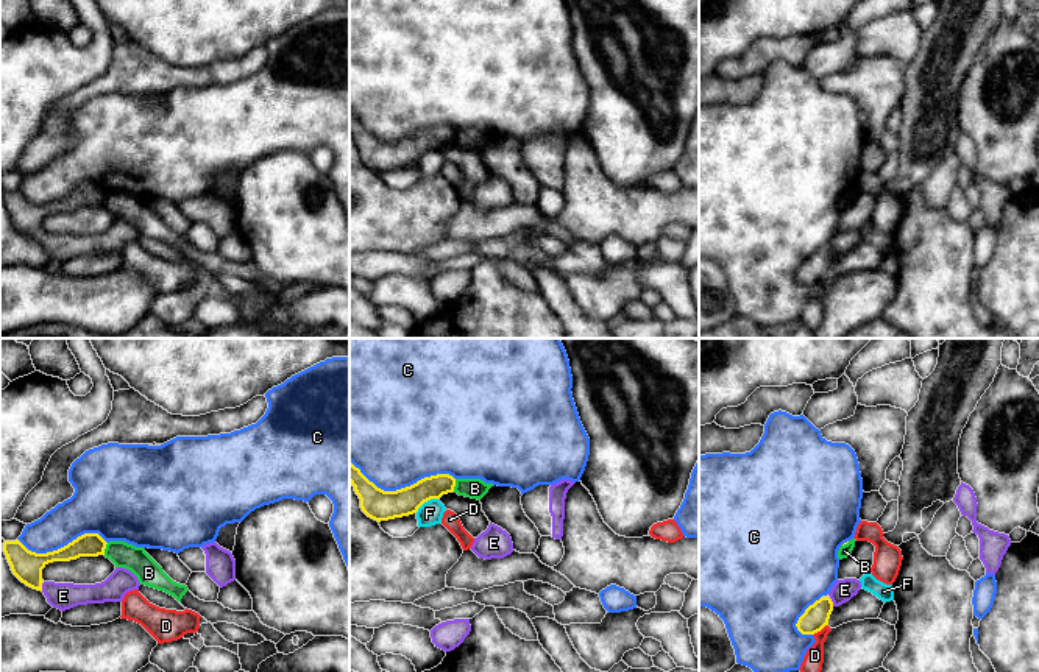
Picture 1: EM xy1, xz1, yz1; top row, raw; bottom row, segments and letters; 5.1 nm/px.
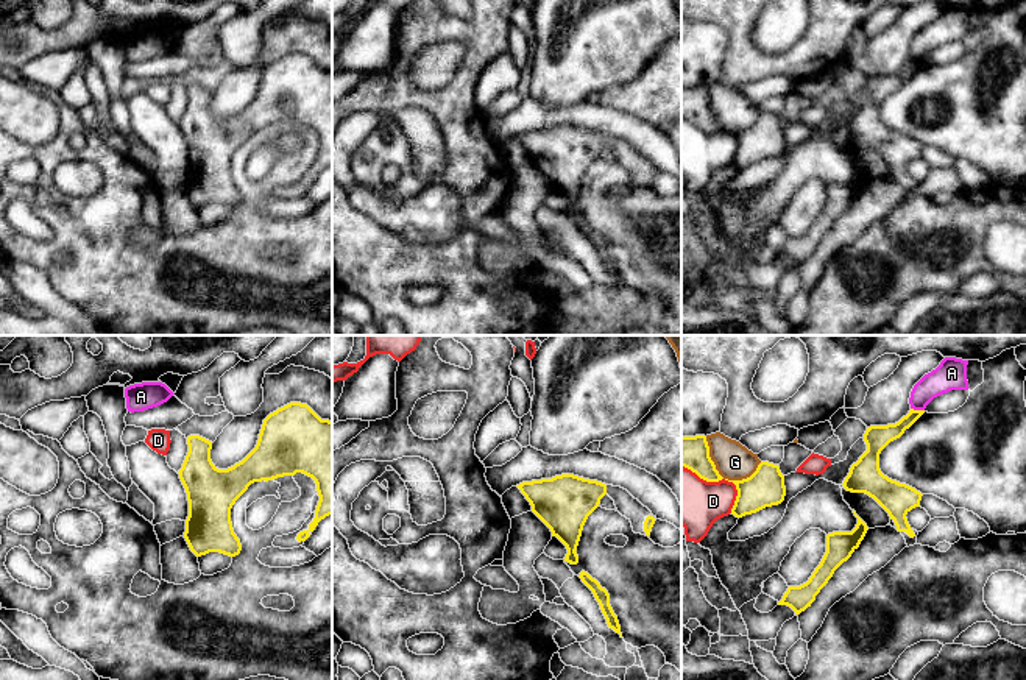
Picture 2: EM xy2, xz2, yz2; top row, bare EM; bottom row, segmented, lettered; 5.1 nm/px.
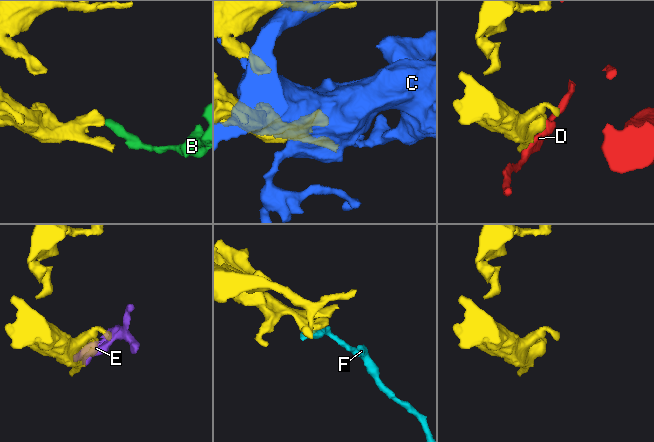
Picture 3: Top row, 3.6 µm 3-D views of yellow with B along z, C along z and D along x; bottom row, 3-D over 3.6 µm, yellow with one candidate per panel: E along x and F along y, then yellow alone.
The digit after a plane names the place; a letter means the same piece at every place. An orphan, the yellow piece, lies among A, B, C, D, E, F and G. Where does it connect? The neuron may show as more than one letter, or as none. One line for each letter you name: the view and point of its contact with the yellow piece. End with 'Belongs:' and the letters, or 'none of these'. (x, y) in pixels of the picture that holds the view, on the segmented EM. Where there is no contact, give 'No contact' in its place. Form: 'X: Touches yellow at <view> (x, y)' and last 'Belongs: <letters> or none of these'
Belongs: none of these

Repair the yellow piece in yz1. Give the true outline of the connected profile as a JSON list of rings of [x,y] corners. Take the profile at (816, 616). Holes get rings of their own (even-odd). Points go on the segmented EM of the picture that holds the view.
[[[821,597],[810,605],[799,617],[796,627],[802,635],[814,635],[828,625],[830,614],[833,611],[833,602],[830,597]]]

